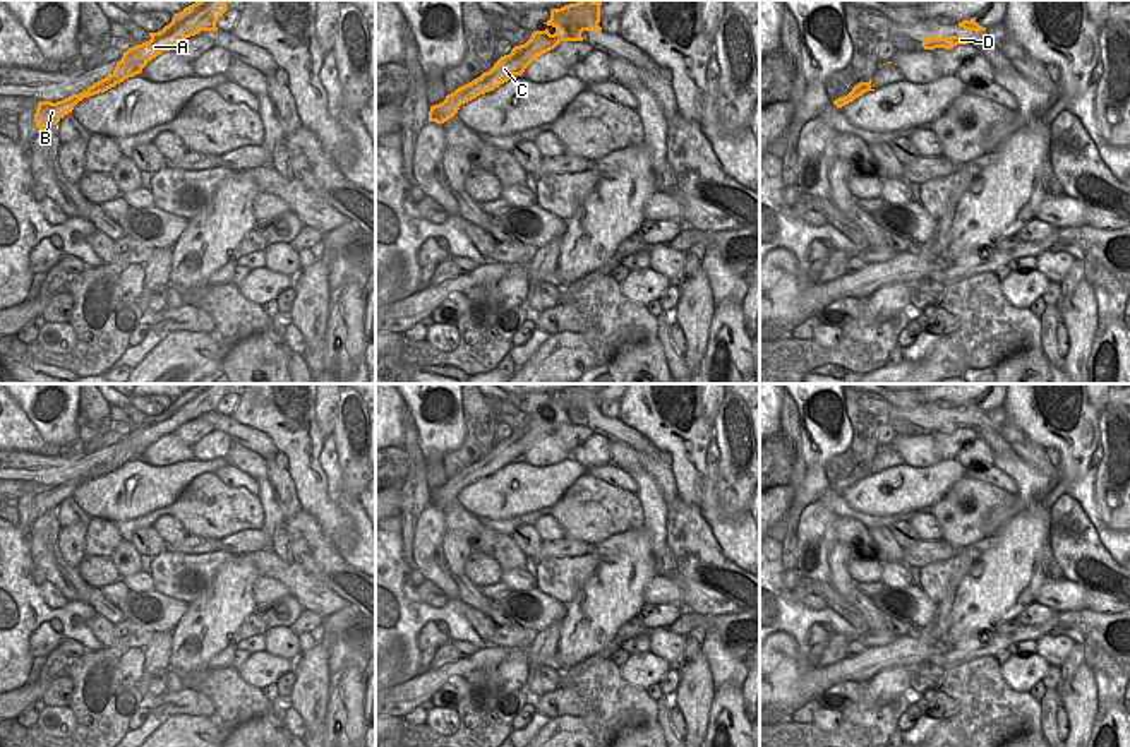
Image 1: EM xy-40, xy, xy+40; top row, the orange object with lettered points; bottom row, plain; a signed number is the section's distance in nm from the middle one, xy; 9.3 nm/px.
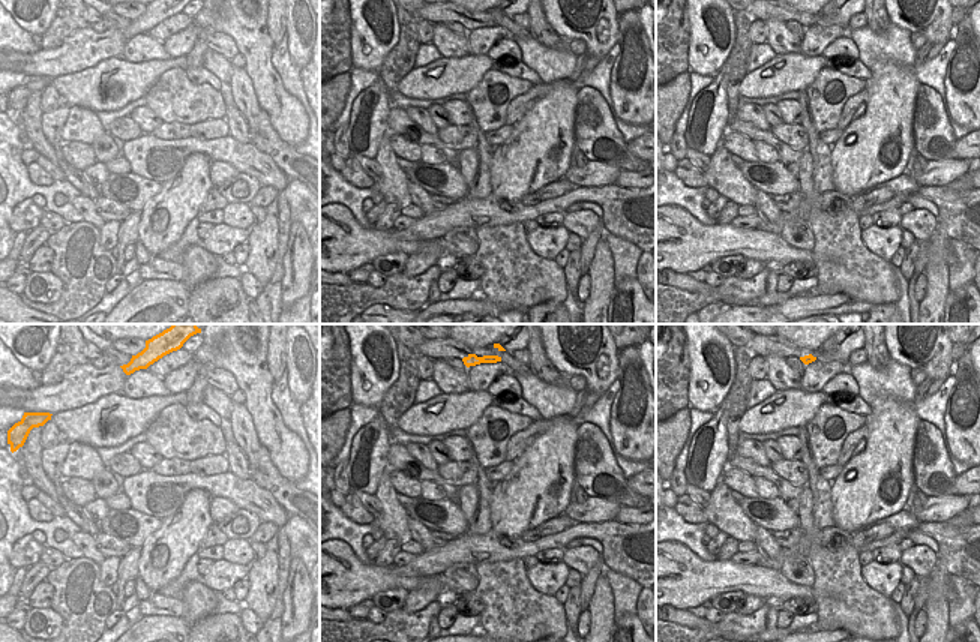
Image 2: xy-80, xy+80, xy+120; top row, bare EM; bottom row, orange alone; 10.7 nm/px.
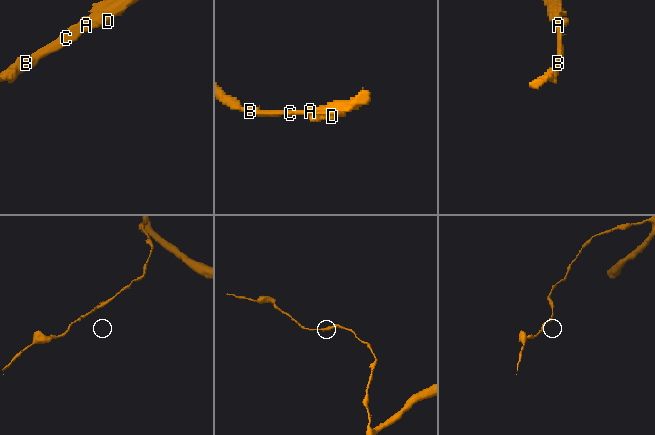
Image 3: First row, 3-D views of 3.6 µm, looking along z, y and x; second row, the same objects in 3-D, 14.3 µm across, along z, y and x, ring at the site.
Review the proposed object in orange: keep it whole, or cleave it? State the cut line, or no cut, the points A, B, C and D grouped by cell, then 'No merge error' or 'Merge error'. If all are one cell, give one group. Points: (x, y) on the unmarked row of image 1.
No split. Groups: A B C D. No merge error.

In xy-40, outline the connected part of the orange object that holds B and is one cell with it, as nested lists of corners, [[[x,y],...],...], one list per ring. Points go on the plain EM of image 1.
[[[197,384],[182,396],[175,397],[171,406],[161,415],[149,416],[149,425],[123,435],[123,440],[117,447],[115,454],[105,463],[62,485],[39,485],[34,497],[38,517],[51,509],[57,509],[65,499],[72,497],[74,490],[84,481],[105,476],[125,463],[141,457],[153,442],[163,435],[173,433],[183,423],[195,420],[201,415],[218,415],[216,406],[226,394],[226,384]]]

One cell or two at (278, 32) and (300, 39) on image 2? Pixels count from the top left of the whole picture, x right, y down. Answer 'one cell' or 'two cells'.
two cells

